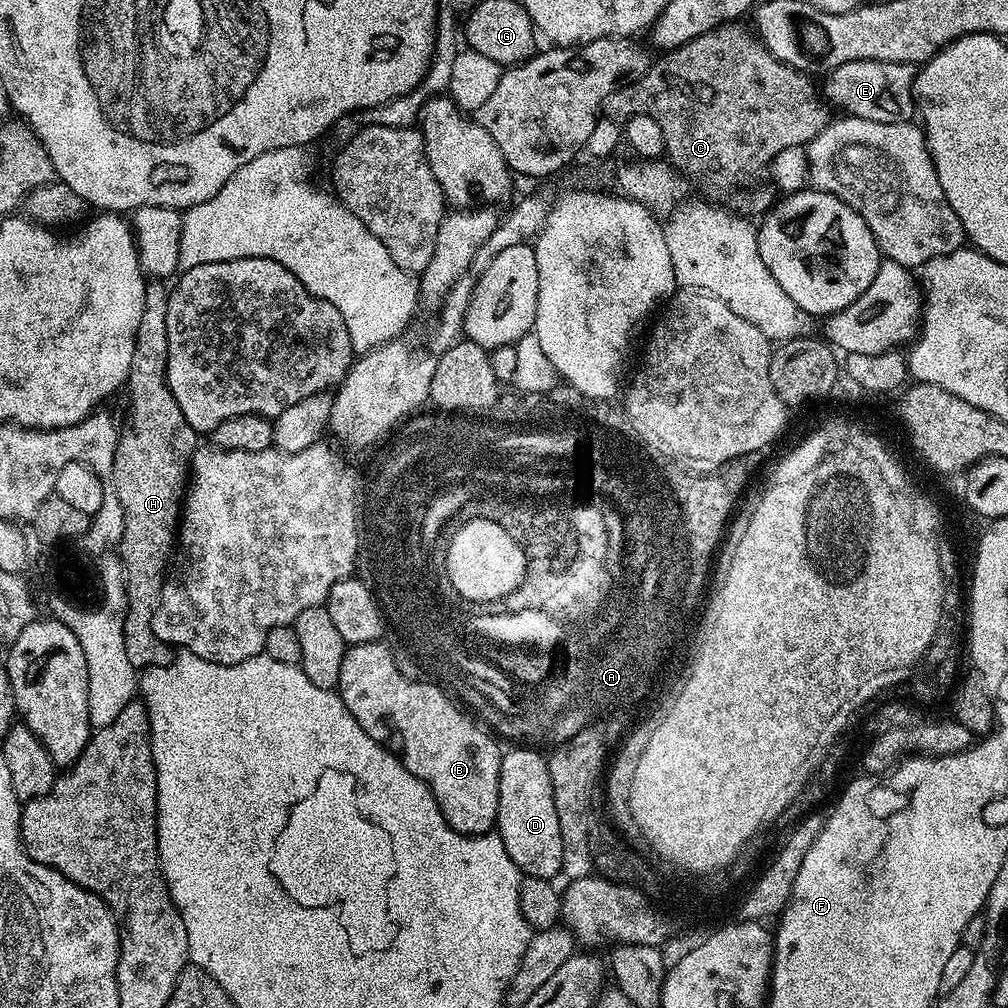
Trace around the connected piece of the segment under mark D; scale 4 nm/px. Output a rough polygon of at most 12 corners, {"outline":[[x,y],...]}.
{"outline":[[500,758],[495,831],[525,877],[562,873],[547,759]]}

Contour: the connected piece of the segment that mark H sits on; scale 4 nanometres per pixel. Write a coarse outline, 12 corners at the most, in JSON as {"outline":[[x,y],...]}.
{"outline":[[145,287],[112,467],[126,658],[167,664],[152,615],[198,433],[168,388],[169,289]]}

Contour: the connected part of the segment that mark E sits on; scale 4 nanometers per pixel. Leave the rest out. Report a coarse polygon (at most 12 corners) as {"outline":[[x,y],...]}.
{"outline":[[859,59],[831,69],[831,107],[872,122],[914,114],[910,64]]}

